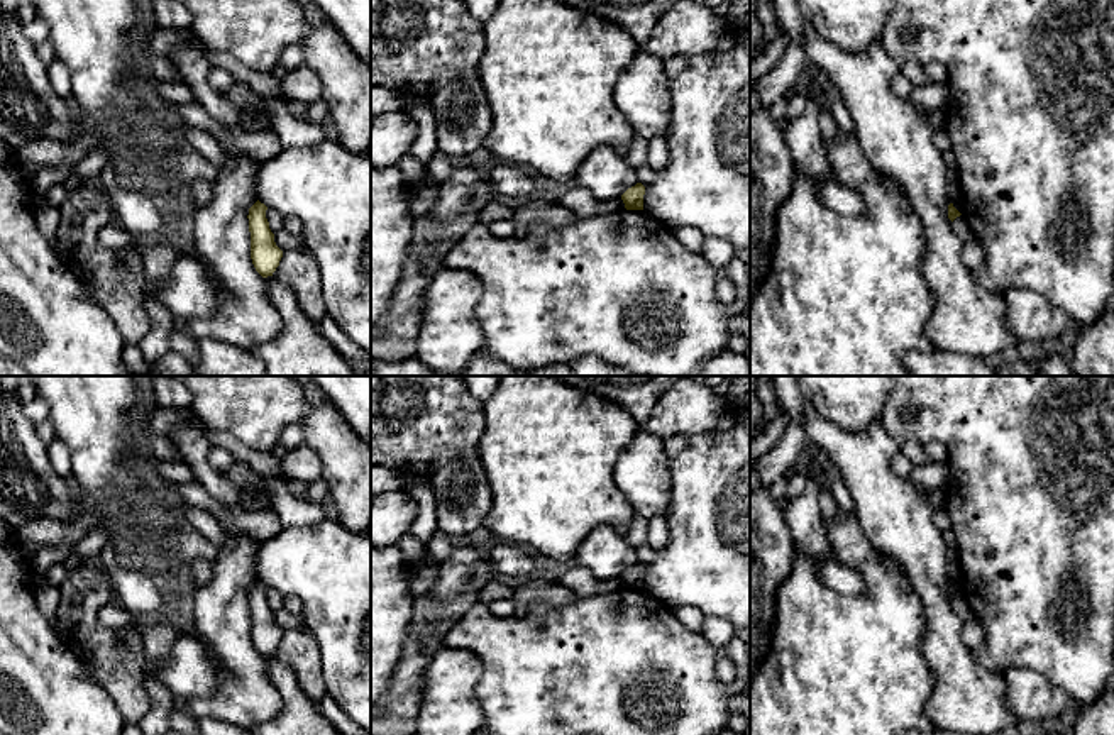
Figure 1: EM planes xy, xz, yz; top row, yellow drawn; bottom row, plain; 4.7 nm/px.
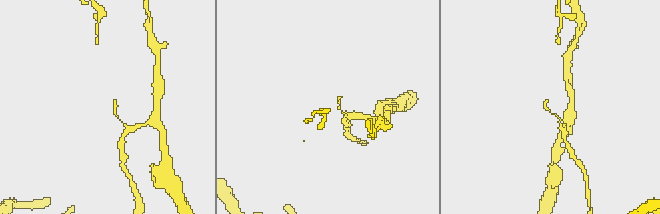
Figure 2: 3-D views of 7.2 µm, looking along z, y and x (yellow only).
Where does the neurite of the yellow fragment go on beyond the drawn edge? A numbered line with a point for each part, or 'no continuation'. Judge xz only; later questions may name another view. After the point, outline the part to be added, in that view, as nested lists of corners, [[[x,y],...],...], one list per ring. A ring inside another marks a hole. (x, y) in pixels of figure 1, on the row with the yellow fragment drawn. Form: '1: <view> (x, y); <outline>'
no continuation

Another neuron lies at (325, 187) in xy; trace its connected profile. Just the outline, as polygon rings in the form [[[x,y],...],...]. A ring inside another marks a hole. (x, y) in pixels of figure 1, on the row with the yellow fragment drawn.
[[[339,141],[283,149],[259,164],[257,200],[303,224],[301,237],[322,274],[327,313],[362,351],[371,352],[371,149],[350,152]]]

